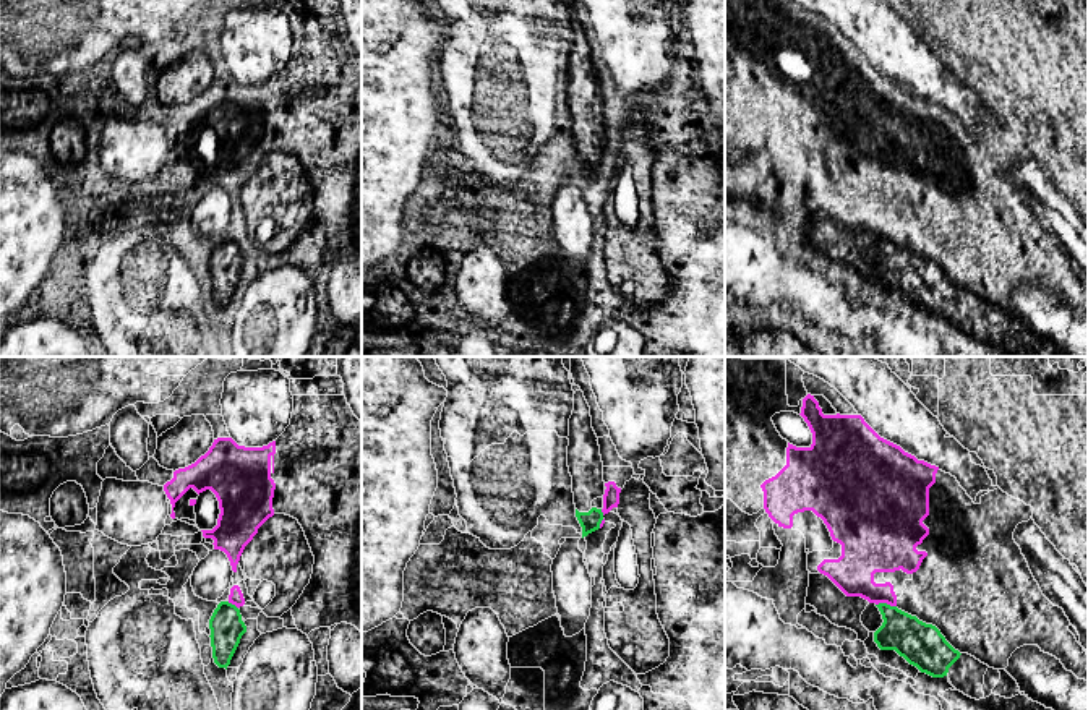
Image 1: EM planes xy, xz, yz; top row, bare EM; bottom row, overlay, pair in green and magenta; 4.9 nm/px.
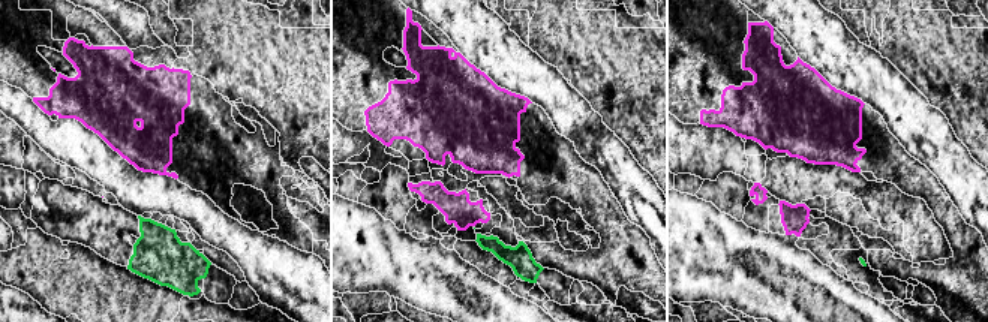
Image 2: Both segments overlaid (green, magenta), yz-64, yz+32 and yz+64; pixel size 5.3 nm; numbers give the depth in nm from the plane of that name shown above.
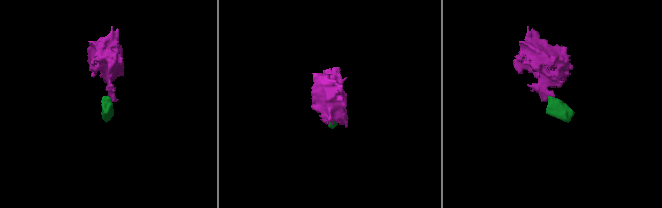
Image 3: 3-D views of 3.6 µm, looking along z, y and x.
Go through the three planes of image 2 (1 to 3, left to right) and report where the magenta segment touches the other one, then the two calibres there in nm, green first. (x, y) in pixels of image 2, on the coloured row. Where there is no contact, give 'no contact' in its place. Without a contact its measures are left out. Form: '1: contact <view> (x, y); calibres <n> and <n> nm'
1: no contact
2: no contact
3: no contact

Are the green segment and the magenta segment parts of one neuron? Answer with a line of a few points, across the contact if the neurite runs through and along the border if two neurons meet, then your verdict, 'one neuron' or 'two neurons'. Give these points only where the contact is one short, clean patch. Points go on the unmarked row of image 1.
yz (876, 240), (895, 243) | two neurons

